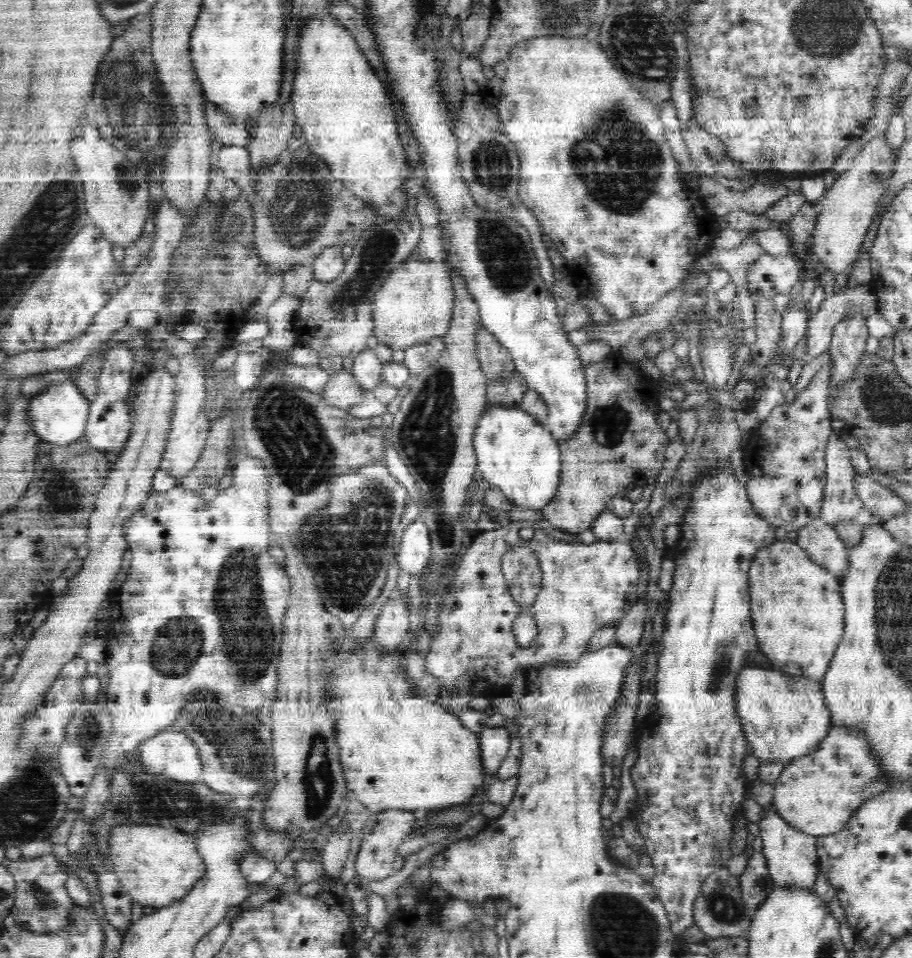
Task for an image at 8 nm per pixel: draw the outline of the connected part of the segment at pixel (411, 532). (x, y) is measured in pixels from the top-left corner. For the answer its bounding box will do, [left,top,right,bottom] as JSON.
[397,516,433,575]

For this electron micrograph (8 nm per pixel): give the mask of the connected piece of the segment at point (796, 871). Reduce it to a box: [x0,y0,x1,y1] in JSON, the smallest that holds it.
[759,813,820,894]

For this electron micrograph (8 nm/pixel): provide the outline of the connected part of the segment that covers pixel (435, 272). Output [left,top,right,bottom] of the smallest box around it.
[373,261,453,351]

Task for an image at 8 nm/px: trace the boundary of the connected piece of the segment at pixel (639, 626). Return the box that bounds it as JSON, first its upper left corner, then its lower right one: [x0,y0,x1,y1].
[614,598,647,650]

